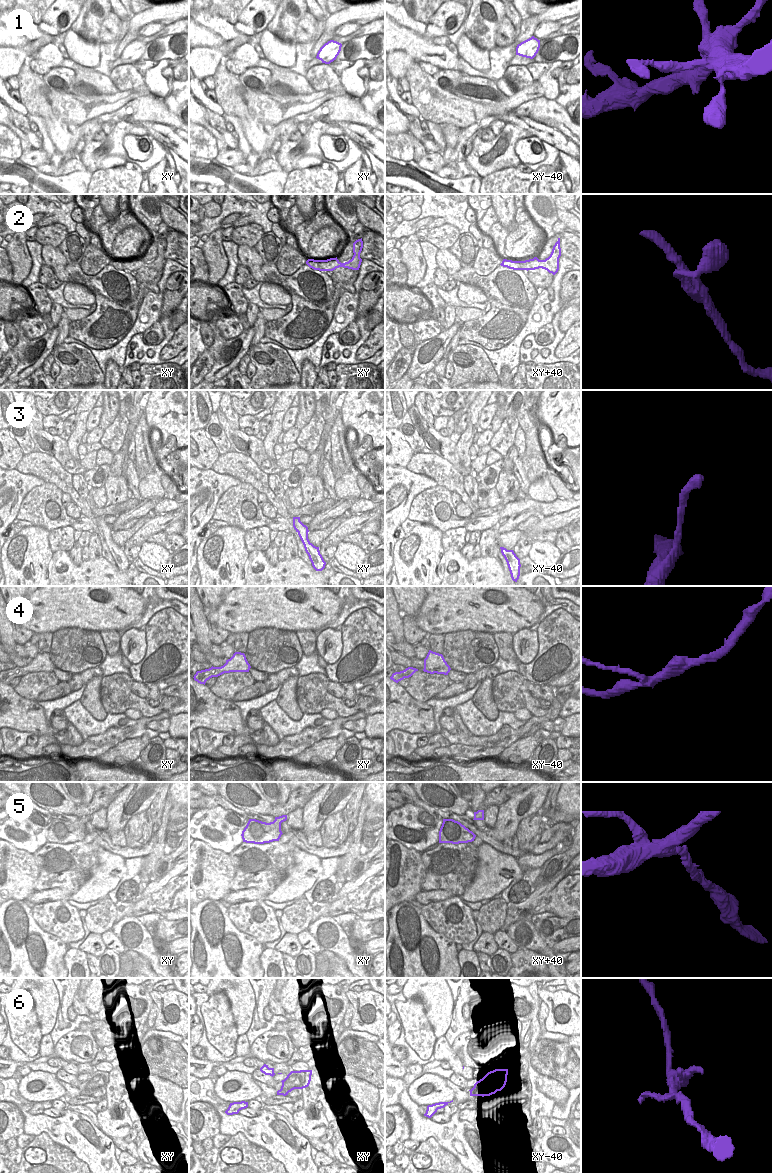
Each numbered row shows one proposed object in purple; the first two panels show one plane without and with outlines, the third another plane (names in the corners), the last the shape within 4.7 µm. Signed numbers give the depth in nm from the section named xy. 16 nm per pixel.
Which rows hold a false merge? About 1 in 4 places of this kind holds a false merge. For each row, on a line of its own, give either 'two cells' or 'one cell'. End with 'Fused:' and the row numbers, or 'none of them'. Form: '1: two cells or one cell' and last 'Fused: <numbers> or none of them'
1: one cell
2: one cell
3: one cell
4: one cell
5: two cells
6: one cell
Fused: 5

